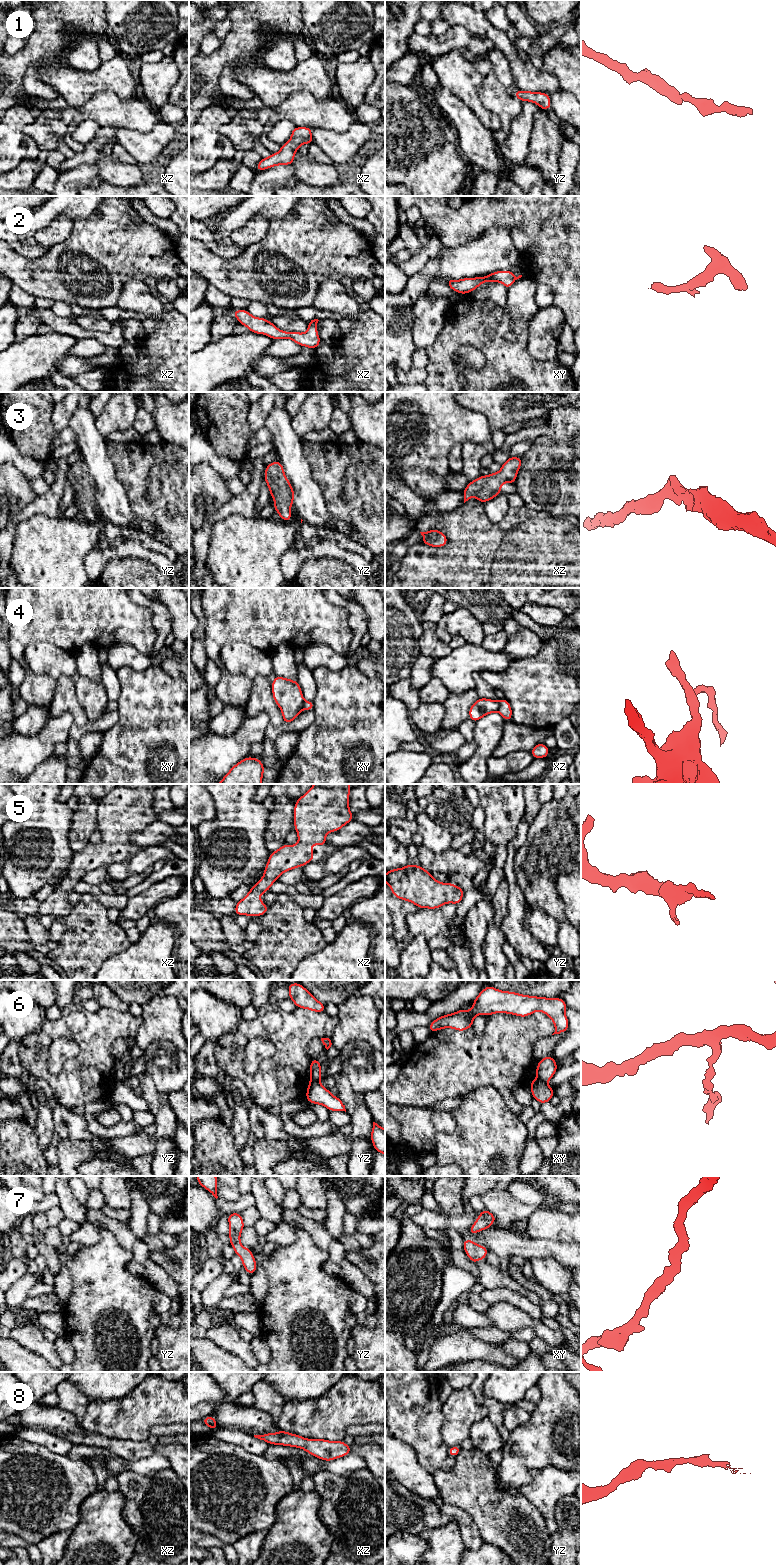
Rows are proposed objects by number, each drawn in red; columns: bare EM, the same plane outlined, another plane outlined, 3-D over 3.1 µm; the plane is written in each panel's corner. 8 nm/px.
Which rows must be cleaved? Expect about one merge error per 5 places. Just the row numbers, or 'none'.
4, 6

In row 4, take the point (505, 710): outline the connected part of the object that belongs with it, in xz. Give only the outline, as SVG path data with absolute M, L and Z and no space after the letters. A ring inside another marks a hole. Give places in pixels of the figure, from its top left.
M505 698L499 700L498 712L501 714L505 721L512 719L512 709L510 703Z

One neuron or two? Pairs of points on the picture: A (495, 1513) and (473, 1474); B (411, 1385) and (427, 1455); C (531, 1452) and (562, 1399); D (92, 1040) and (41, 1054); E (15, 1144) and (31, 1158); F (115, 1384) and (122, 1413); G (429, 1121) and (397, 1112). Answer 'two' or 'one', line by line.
A: one
B: one
C: one
D: one
E: one
F: two
G: one

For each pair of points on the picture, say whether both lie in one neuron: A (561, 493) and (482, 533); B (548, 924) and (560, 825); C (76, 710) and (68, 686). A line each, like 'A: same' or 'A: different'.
A: different
B: different
C: same

